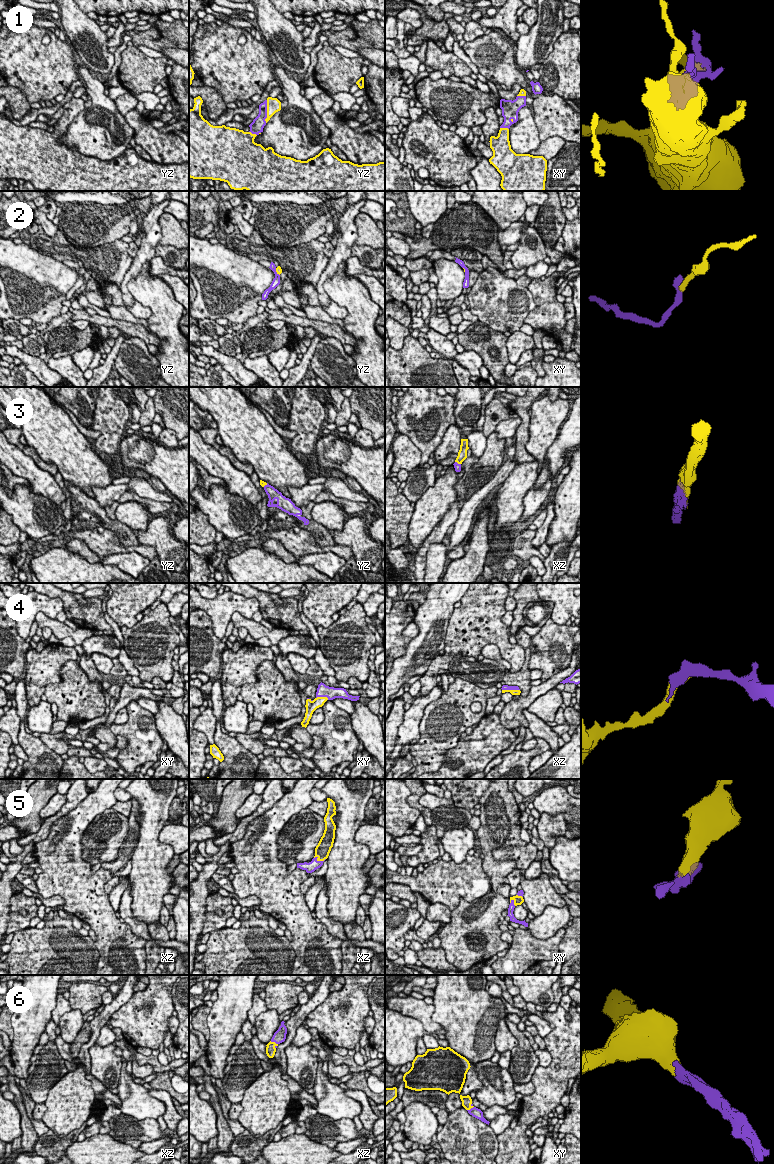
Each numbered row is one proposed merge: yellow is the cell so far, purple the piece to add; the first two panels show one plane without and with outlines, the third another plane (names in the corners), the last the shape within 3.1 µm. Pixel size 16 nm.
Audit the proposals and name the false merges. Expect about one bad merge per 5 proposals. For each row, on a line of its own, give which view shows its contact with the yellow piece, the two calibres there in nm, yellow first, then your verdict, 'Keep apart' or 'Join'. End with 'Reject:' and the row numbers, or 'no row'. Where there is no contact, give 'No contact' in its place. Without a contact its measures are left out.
1: Touches yellow in yz. Thickness 220 nm (yellow) against 200 nm. Join
2: Touches yellow in yz. Thickness 90 nm (yellow) against 130 nm. Join
3: Touches yellow in xz. Thickness 160 nm (yellow) against 100 nm. Join
4: Touches yellow in xz. Thickness 100 nm (yellow) against 100 nm. Join
5: Touches yellow in xz. Thickness 240 nm (yellow) against 170 nm. Join
6: Touches yellow in xz. Thickness 160 nm (yellow) against 200 nm. Join
Reject: no row

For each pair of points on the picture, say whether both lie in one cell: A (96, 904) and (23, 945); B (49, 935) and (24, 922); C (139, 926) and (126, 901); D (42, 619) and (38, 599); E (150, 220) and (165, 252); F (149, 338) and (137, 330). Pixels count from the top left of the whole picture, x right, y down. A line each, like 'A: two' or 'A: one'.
A: two
B: two
C: one
D: two
E: two
F: one

